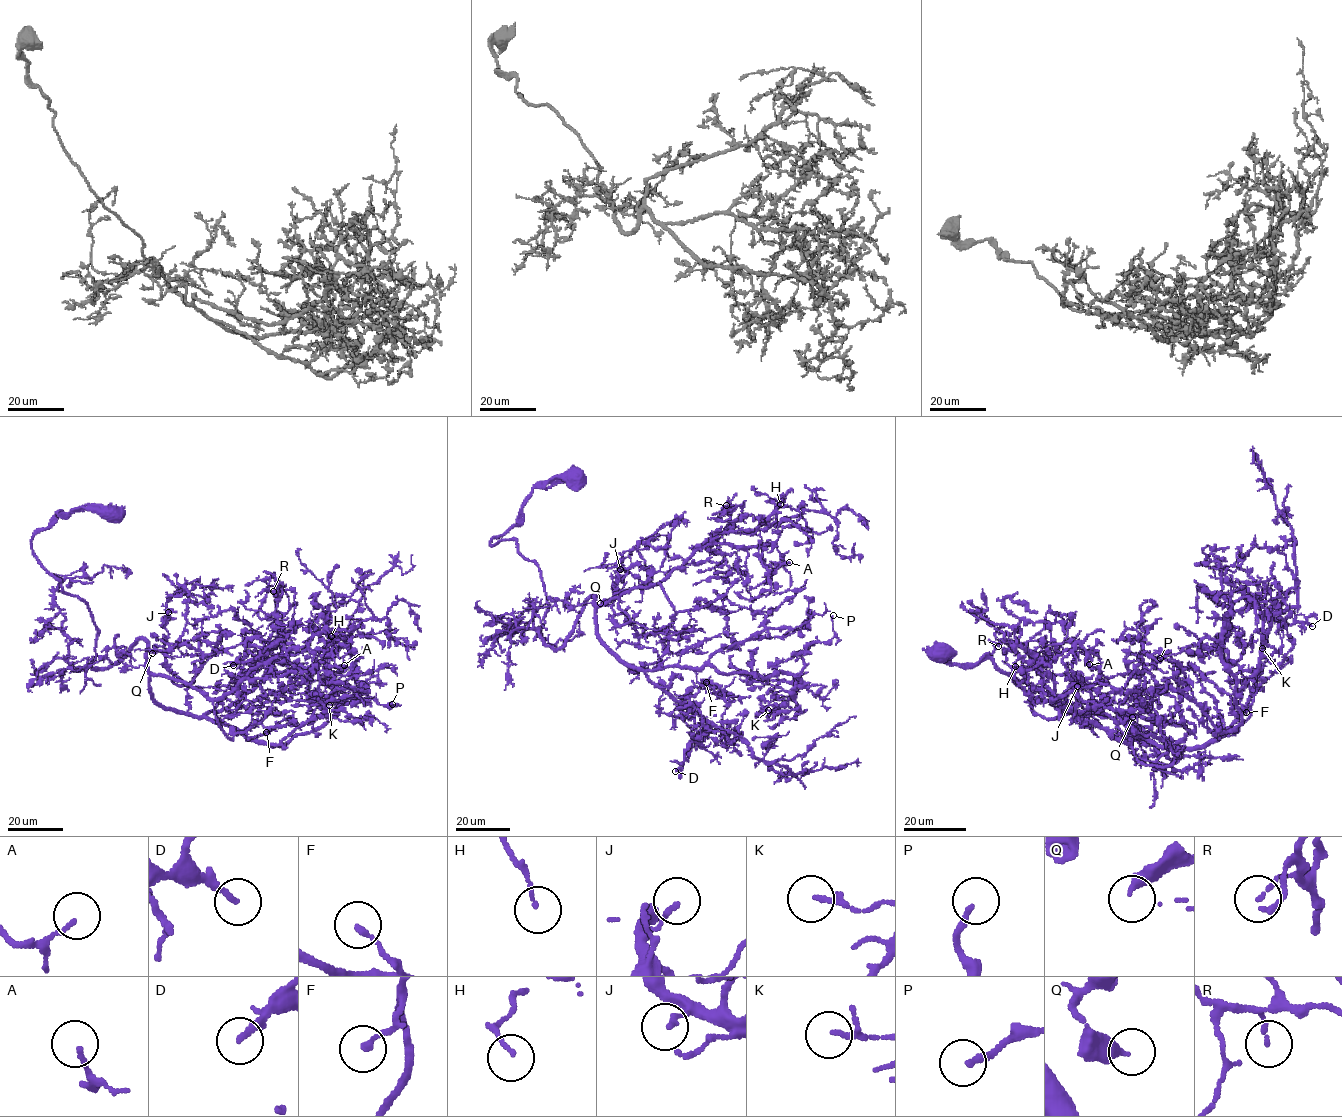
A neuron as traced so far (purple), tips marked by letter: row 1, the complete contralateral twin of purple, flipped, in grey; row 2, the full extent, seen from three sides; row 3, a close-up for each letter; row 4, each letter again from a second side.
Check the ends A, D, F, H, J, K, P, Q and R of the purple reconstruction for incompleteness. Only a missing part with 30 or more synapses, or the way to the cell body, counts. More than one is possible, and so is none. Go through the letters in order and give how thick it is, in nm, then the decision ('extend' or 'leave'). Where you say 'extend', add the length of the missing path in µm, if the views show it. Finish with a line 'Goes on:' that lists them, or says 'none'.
A: 120 nm | leave
D: 180 nm | extend | 30 µm
F: 180 nm | leave
H: 100 nm | leave
J: 160 nm | leave
K: 120 nm | leave
P: 180 nm | leave
Q: 360 nm | leave
R: 130 nm | leave
Goes on: D

